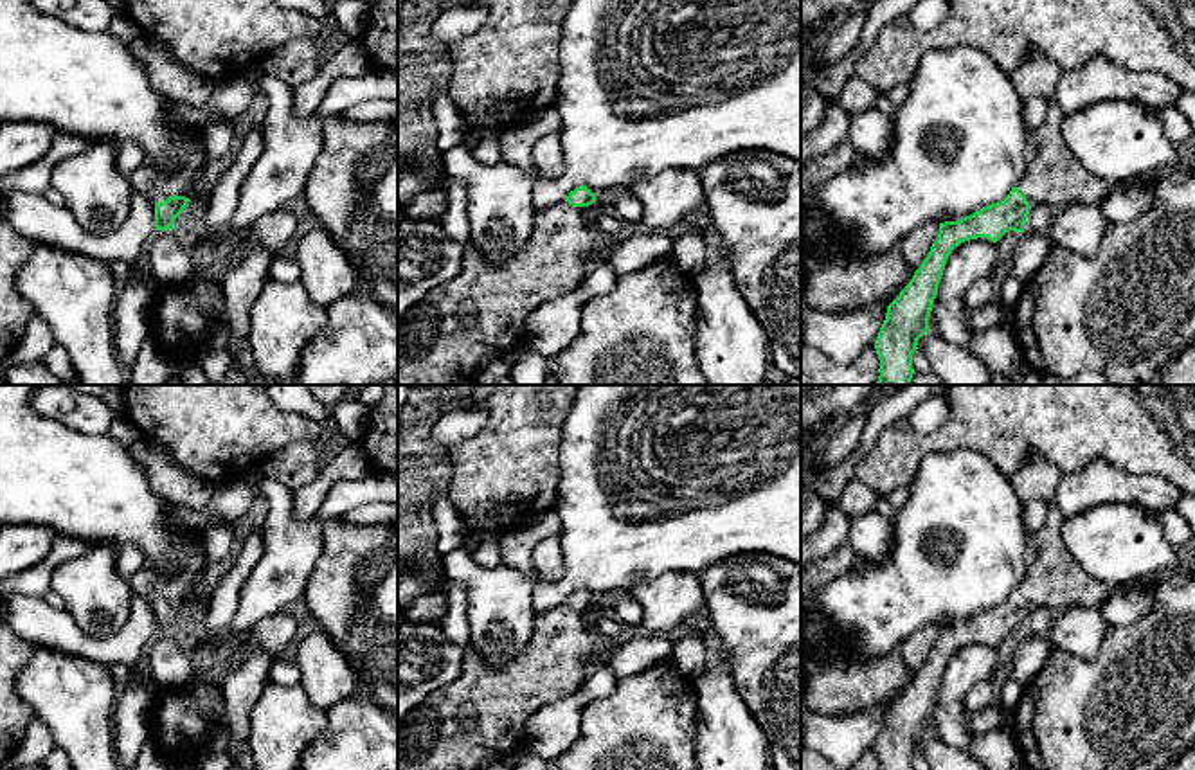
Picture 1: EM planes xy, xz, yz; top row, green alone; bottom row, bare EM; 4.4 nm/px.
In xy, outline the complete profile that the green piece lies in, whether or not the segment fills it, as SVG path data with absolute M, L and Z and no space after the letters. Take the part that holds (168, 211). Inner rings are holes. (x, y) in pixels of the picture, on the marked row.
M176 149L146 155L142 164L128 176L130 191L142 192L155 203L157 230L173 228L175 219L194 200L193 189L203 173L205 149L194 151L171 175L166 175L166 166L176 157Z

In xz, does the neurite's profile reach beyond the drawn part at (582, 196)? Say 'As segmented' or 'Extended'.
Extended

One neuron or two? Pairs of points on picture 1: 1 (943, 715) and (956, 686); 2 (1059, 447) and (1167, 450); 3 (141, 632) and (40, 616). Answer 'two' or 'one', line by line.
1: one
2: one
3: one

